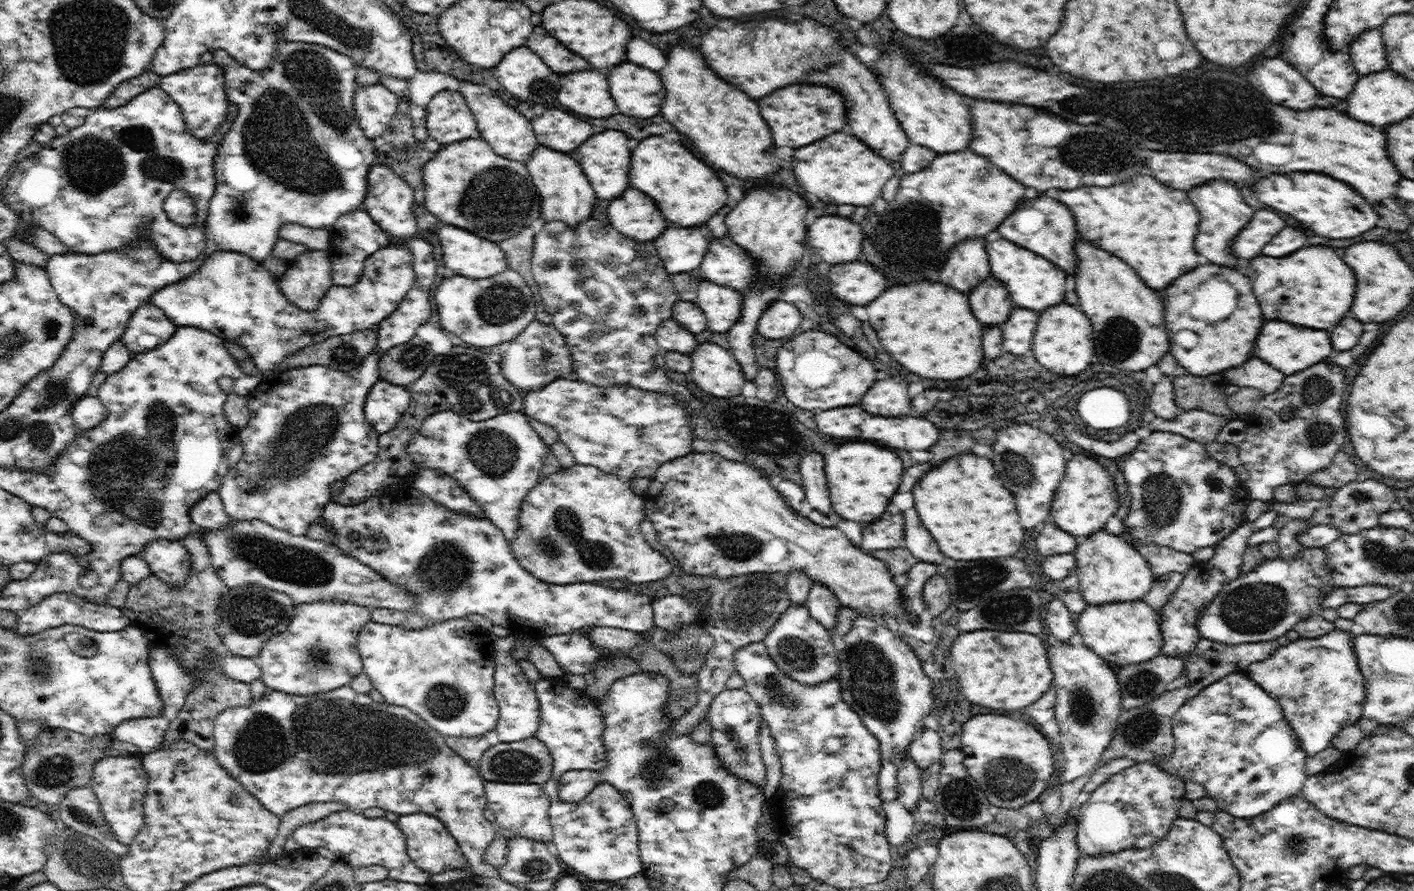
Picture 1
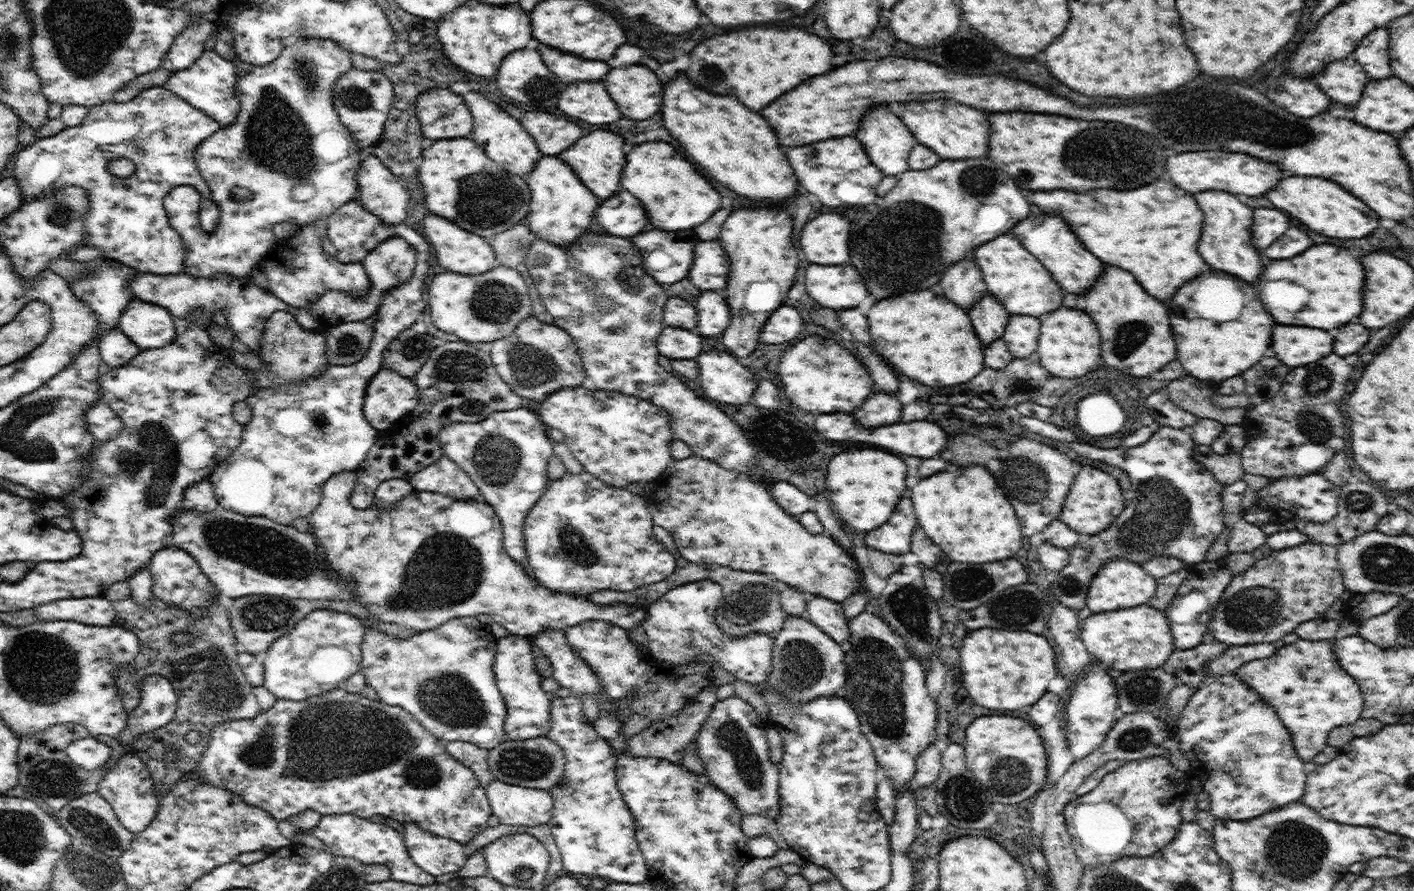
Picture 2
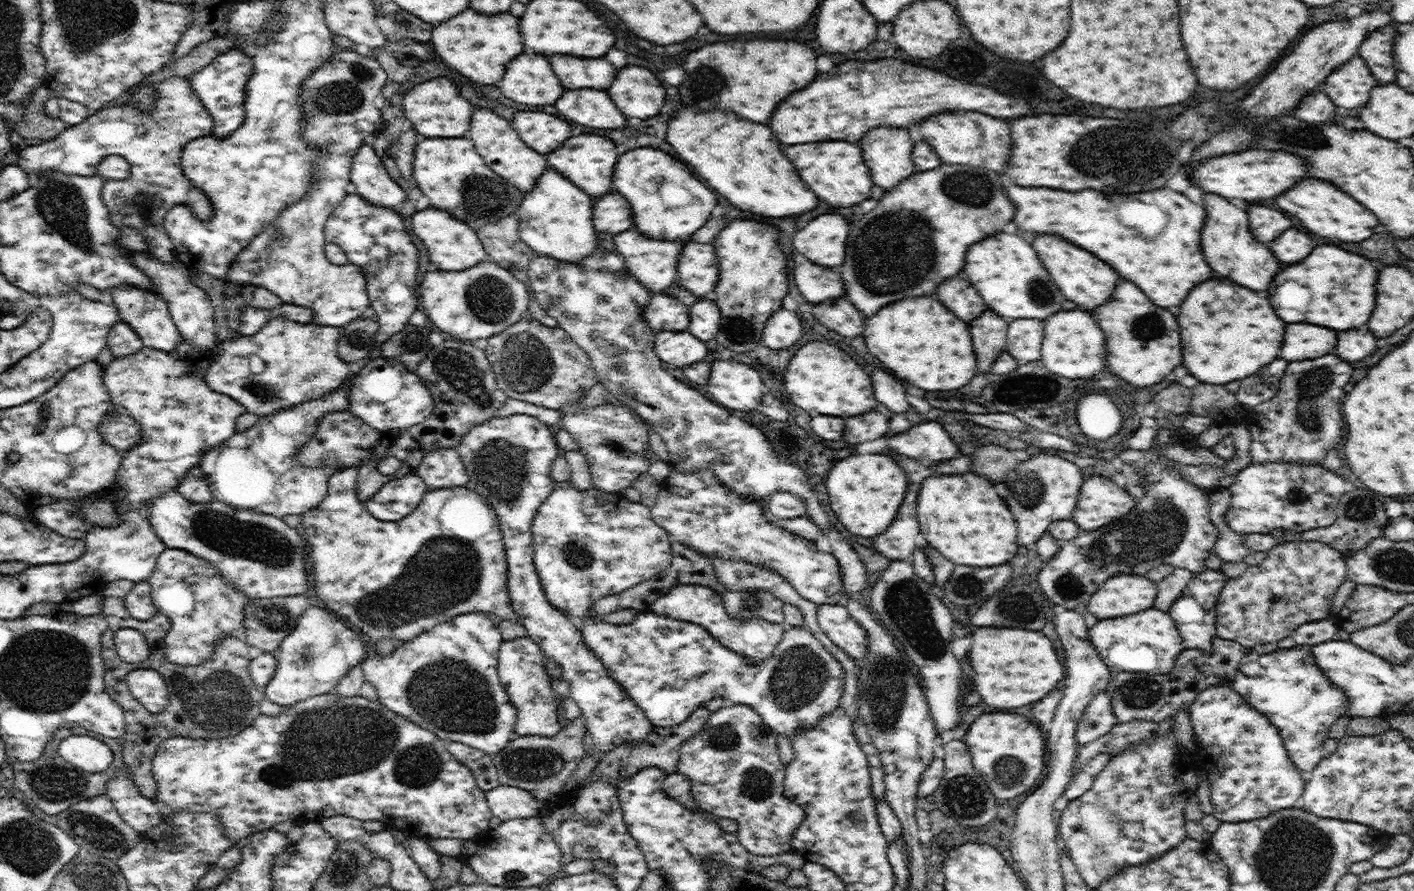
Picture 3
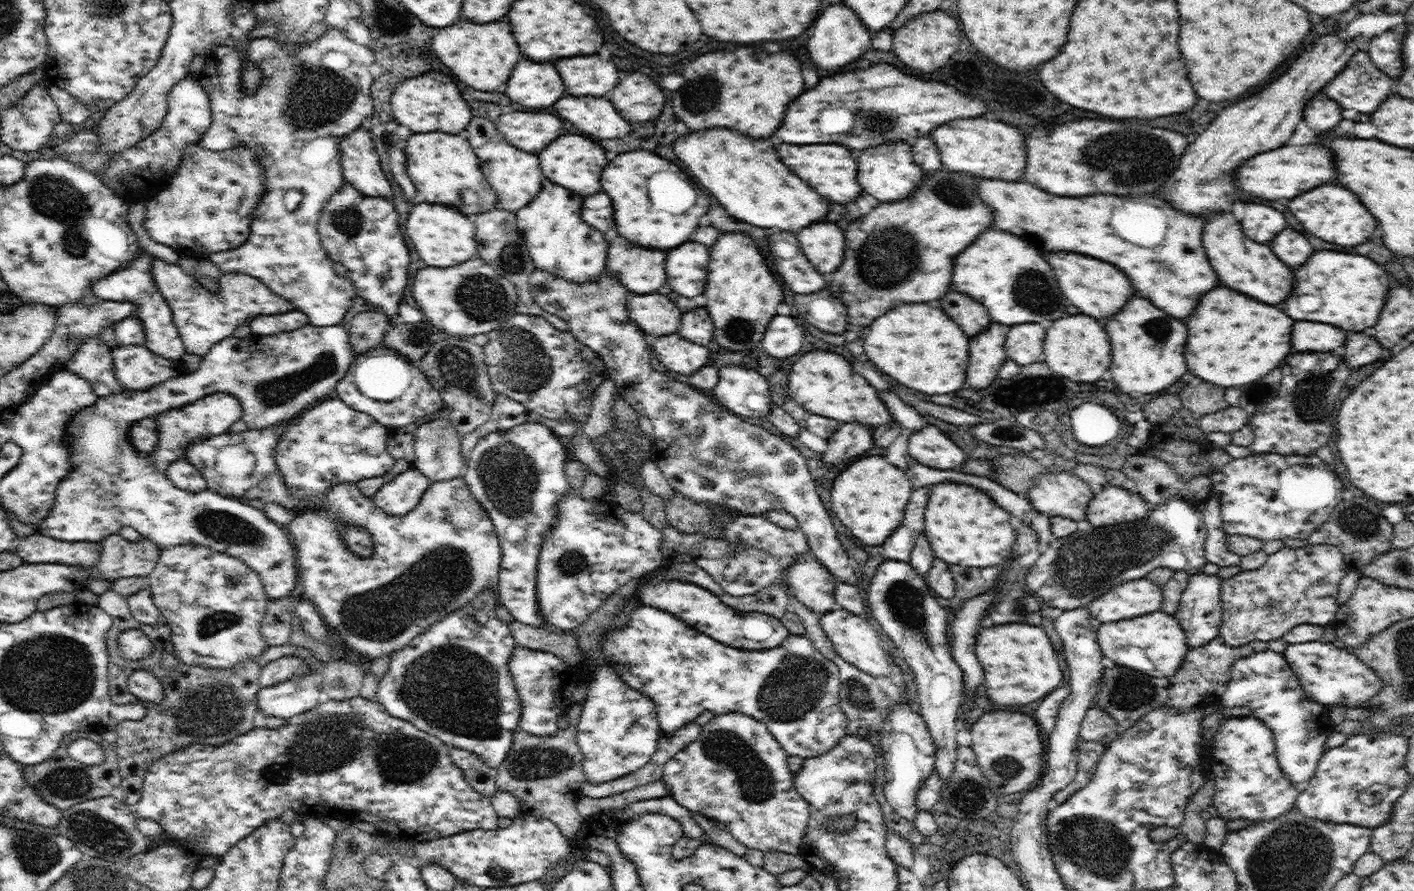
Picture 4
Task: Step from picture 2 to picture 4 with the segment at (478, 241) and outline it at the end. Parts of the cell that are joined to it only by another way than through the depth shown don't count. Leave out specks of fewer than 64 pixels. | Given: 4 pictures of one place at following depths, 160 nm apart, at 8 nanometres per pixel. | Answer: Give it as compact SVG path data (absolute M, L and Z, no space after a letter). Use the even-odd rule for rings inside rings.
M426 202L416 204L410 210L406 230L418 256L428 266L440 266L440 268L458 266L477 256L477 242L474 238L475 221L454 208L440 206L440 204L426 204Z

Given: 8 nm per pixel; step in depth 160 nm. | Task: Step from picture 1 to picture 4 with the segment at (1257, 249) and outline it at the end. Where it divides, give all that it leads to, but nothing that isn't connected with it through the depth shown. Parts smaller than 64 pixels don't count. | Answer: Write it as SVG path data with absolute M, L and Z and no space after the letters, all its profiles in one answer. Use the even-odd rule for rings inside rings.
M1248 204L1242 220L1242 230L1248 238L1256 242L1270 242L1280 230L1288 226L1282 212L1264 206L1264 204Z

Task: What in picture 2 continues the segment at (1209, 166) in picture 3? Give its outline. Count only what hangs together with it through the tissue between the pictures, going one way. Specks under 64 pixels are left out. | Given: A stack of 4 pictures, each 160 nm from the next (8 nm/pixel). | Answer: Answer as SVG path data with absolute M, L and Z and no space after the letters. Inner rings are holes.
M1184 152L1168 158L1168 174L1174 178L1174 184L1186 192L1202 190L1226 190L1232 194L1246 196L1264 196L1272 186L1278 184L1282 172L1270 162L1262 162L1248 154L1230 154L1230 152Z

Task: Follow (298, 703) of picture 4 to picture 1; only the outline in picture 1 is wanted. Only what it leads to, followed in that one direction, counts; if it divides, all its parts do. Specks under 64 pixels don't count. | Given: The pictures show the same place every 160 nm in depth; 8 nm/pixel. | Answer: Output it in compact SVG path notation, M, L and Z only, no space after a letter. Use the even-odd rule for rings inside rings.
M330 599L296 605L288 628L271 636L256 658L261 666L261 681L268 690L300 696L349 685L363 672L357 638L363 626L371 621L371 610L353 602Z

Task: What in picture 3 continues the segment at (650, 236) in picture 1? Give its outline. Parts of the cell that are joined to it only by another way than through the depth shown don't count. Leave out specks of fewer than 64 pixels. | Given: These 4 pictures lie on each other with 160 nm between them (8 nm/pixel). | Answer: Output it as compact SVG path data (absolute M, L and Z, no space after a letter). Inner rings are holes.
M606 194L594 205L593 225L595 230L618 234L632 226L632 214L628 200L620 194Z

